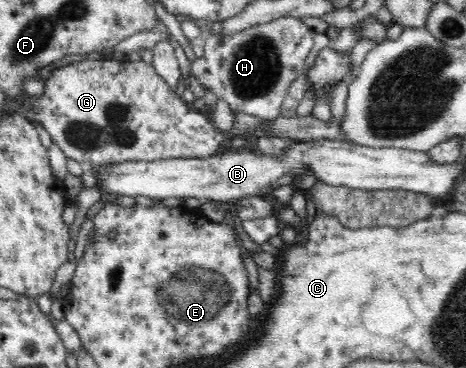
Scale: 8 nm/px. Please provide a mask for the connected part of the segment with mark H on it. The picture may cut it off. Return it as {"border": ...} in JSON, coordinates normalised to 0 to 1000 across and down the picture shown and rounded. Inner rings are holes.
{"border":[[[603,43],[575,63],[519,76],[502,87],[502,101],[451,92],[433,122],[438,155],[412,168],[412,198],[433,231],[442,231],[442,253],[455,247],[472,269],[485,269],[502,310],[588,326],[603,313],[607,269],[622,228],[652,204],[674,95],[674,82],[633,43]],[[524,258],[528,269],[562,274],[524,274]]]}

